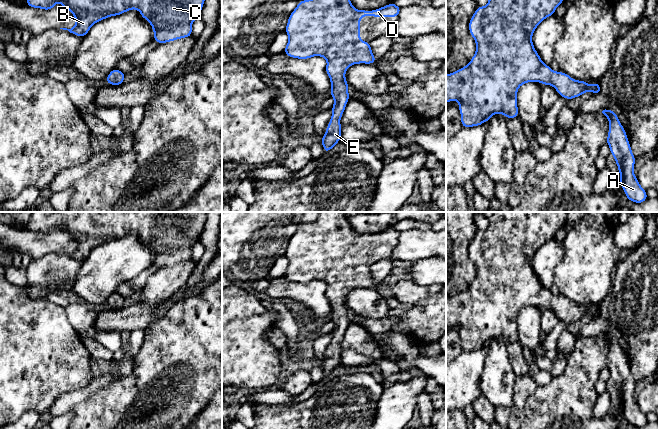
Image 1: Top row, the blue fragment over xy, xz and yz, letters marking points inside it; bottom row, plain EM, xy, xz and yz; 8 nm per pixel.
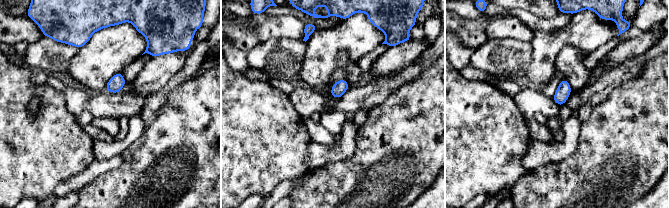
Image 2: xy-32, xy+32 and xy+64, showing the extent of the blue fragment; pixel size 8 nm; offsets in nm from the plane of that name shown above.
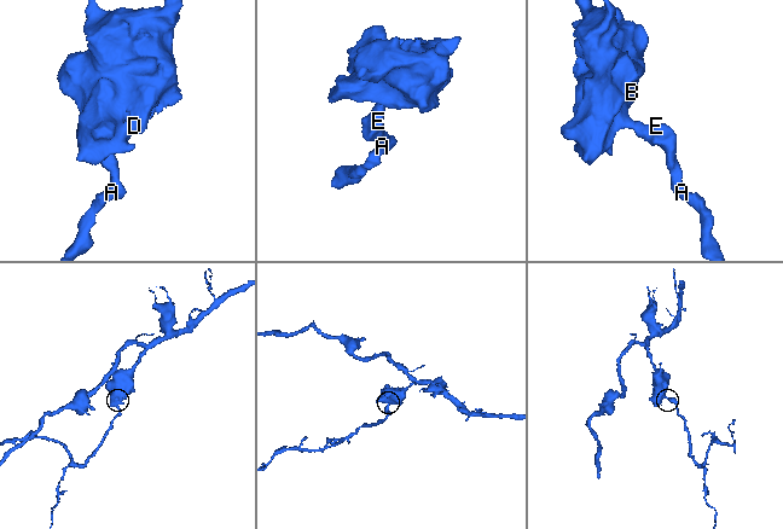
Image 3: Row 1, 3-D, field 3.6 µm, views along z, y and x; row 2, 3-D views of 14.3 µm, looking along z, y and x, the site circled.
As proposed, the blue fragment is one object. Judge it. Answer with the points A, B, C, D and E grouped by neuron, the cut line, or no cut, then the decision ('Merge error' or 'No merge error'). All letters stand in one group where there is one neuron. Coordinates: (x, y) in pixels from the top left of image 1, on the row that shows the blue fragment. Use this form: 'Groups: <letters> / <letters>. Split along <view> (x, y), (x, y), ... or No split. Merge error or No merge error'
Groups: A B C D E. No split. No merge error

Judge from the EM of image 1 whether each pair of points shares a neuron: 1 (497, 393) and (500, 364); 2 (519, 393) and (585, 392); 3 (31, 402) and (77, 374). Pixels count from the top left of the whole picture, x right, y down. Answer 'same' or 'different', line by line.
1: same
2: different
3: same

